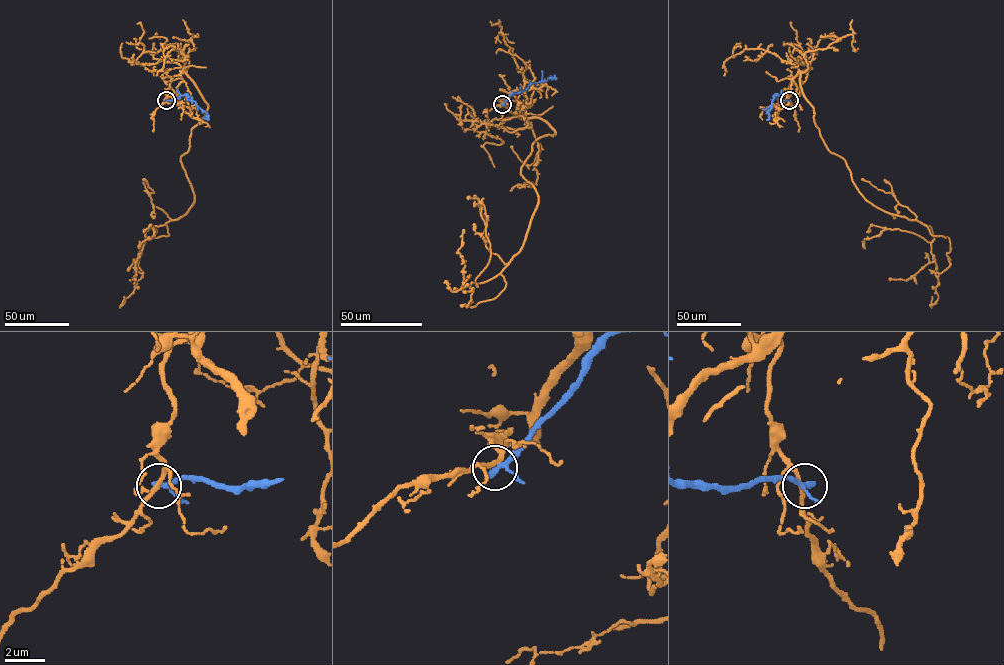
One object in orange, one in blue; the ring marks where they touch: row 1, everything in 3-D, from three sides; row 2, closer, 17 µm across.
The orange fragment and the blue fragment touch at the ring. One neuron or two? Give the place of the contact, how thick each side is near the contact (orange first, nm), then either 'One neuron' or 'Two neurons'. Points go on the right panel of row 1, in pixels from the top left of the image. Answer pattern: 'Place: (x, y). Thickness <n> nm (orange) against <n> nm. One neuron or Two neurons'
Place: (789, 100). Thickness 200 nm (orange) against 240 nm. Two neurons

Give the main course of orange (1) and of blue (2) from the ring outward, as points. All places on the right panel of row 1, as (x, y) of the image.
1: (789, 100), (799, 71), (820, 135), (861, 194), (947, 237), (950, 265), (936, 272), (932, 296)
2: (789, 100), (781, 100), (777, 95), (767, 112), (769, 117)

